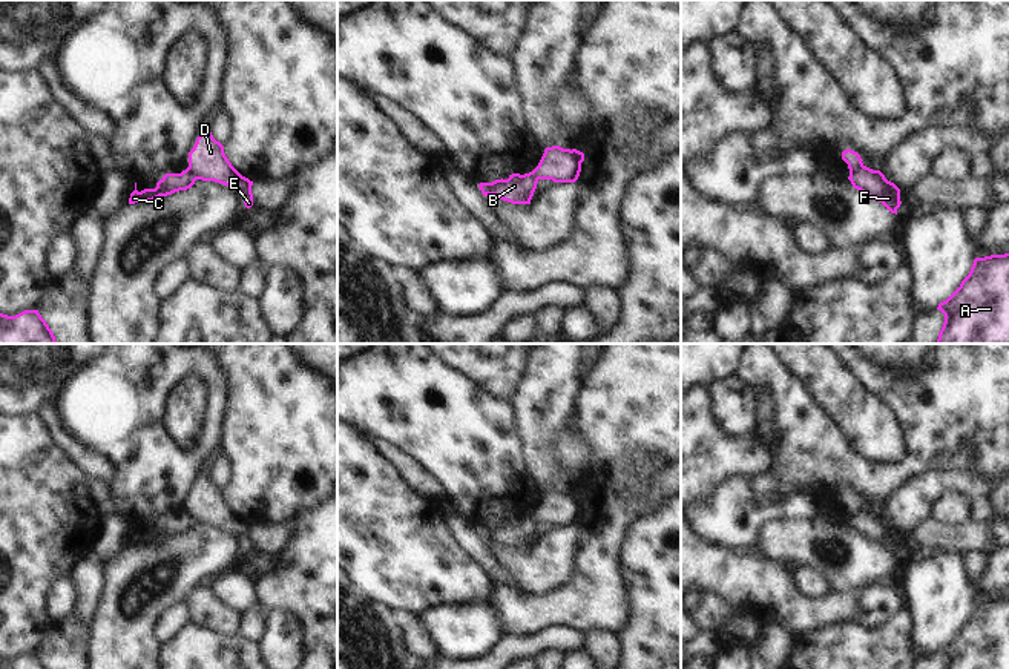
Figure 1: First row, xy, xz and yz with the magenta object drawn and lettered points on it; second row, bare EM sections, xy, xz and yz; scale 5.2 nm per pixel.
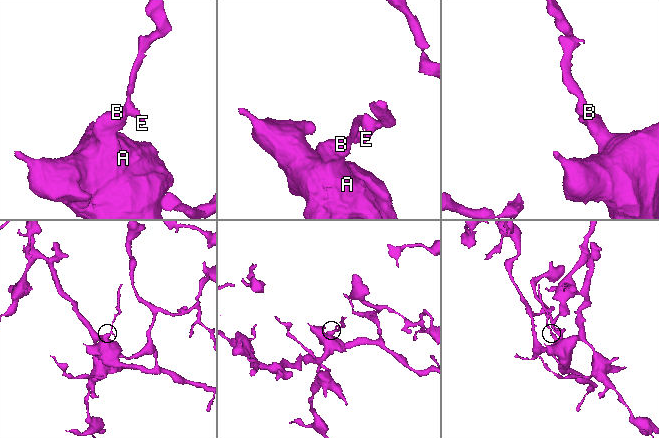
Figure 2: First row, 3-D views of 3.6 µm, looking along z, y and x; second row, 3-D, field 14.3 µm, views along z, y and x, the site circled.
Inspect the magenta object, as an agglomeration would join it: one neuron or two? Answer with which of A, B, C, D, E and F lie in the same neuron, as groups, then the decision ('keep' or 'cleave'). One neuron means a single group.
A B C F / D E | cleave

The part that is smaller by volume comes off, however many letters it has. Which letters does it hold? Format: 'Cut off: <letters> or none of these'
Cut off: D, E

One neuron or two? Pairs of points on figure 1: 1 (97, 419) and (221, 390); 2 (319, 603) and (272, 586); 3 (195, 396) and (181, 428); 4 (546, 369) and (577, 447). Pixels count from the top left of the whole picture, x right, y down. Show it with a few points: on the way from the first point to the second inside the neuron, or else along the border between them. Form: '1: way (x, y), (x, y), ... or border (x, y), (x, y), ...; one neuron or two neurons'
1: way (129, 387), (149, 367), (192, 367); one neuron
2: way (307, 591), (284, 589); one neuron
3: way (190, 404), (187, 421); one neuron
4: border (574, 413), (552, 448), (554, 456); two neurons

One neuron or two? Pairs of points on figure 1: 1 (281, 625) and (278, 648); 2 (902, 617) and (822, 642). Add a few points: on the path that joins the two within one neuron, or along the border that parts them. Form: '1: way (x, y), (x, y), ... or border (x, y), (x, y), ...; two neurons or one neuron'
1: way (281, 631), (281, 642); one neuron
2: way (884, 637), (879, 642), (842, 642); one neuron

